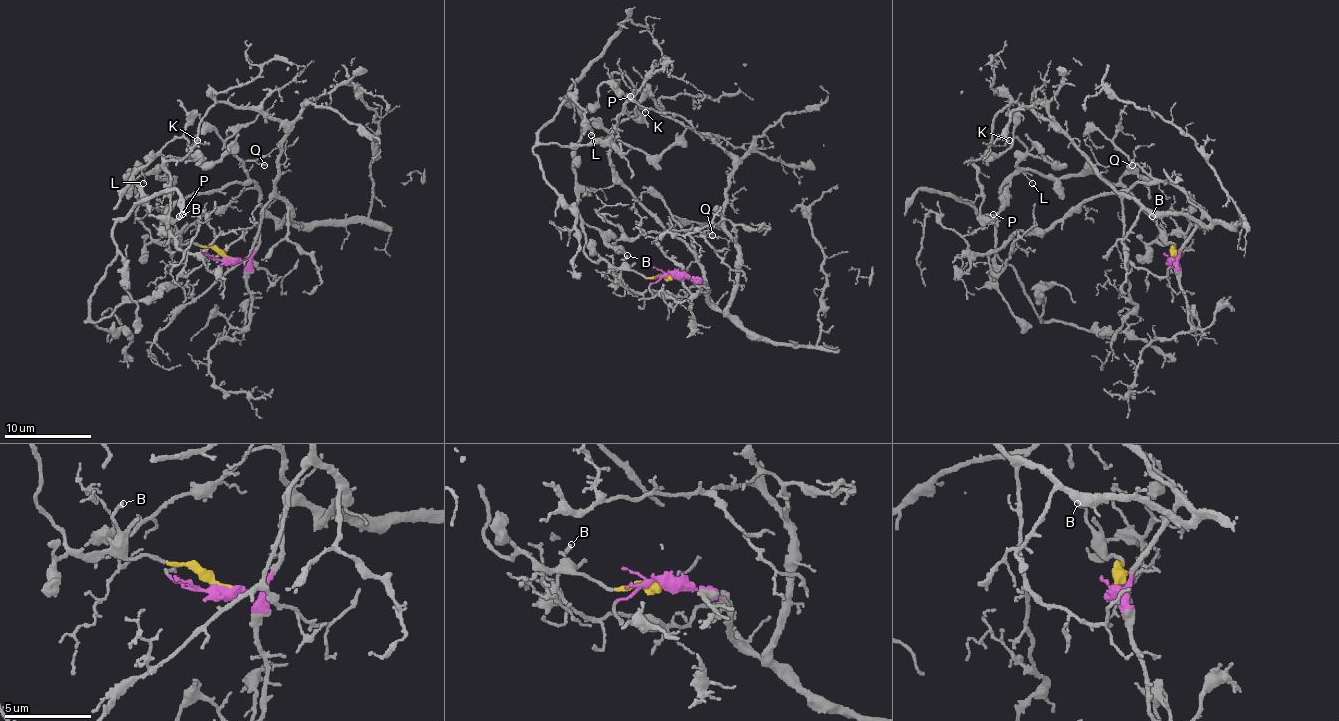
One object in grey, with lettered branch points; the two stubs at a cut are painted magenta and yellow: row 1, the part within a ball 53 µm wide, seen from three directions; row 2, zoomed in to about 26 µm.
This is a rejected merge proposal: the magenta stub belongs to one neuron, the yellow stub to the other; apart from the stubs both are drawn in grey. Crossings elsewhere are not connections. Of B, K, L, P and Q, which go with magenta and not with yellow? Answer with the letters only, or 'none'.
K, Q

